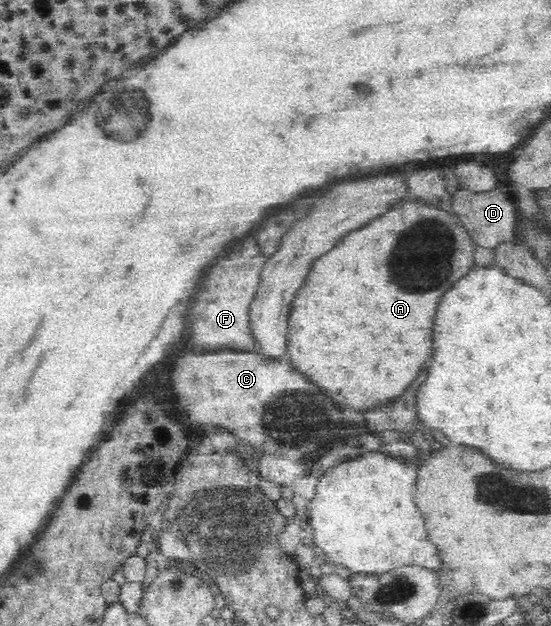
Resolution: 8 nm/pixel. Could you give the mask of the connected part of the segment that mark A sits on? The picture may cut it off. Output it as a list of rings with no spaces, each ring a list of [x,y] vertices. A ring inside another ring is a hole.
[[[409,196],[408,198],[402,198],[400,202],[396,202],[392,210],[388,210],[386,214],[378,215],[378,218],[374,218],[366,226],[362,226],[358,230],[352,230],[346,236],[342,236],[338,240],[338,244],[330,252],[322,254],[312,264],[312,270],[308,272],[306,284],[302,286],[302,290],[296,294],[296,298],[292,302],[290,326],[288,326],[288,336],[286,336],[286,354],[290,356],[292,368],[296,372],[300,372],[302,376],[306,376],[308,382],[316,384],[322,390],[324,396],[332,398],[340,410],[358,410],[358,412],[366,413],[367,415],[375,413],[376,410],[374,408],[379,408],[381,404],[390,400],[390,398],[400,396],[416,380],[416,376],[420,372],[420,366],[428,360],[428,356],[430,356],[430,326],[434,322],[434,308],[438,304],[438,298],[441,299],[444,296],[444,292],[452,284],[458,282],[460,278],[464,278],[466,271],[470,270],[470,267],[475,264],[473,258],[475,253],[474,246],[475,242],[456,214],[428,206],[421,200],[412,199]]]

